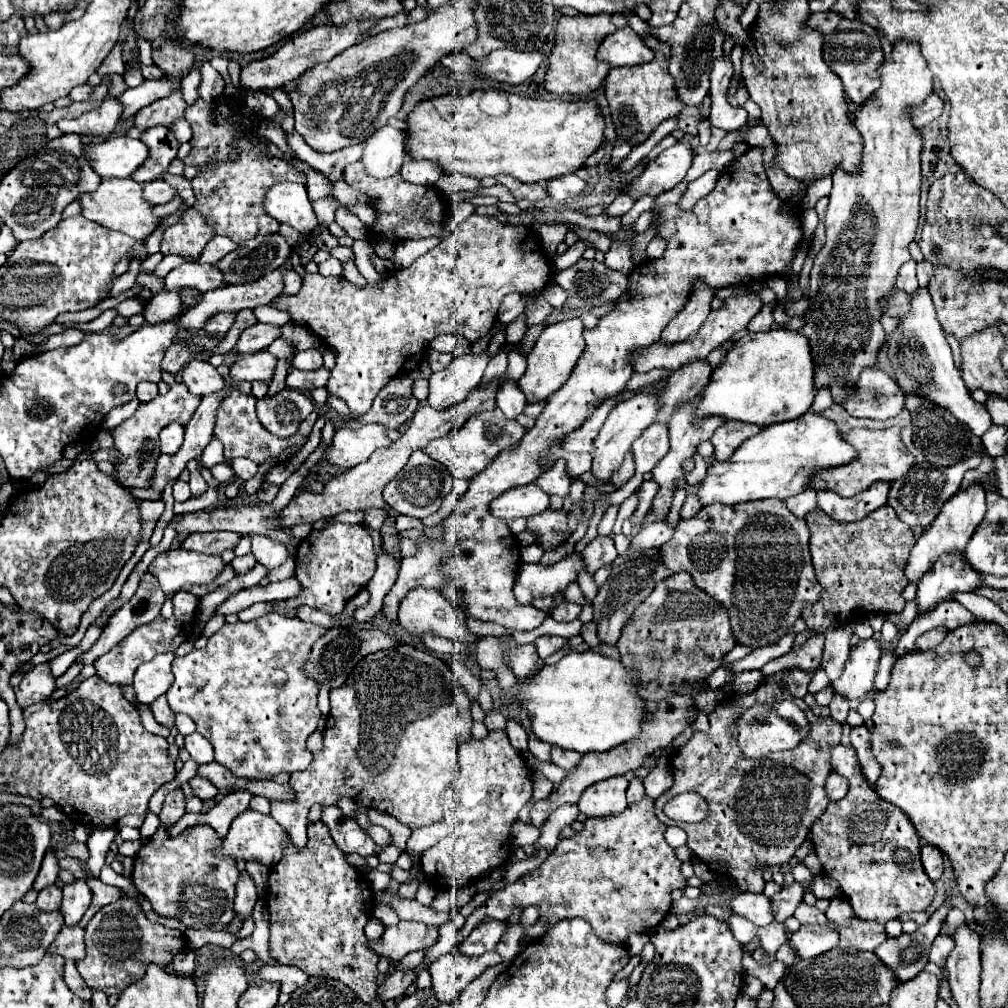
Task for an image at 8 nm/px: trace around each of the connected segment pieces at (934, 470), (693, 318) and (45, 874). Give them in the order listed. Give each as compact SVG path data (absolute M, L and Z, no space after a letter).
M974 455L974 457L966 457L964 461L960 461L952 467L932 467L928 461L916 463L916 465L912 465L912 471L908 471L908 475L904 475L904 479L896 479L896 483L892 483L890 495L888 495L888 505L896 511L898 519L908 523L910 527L928 527L940 513L940 507L952 495L958 493L962 475L968 469L978 467L980 461L982 461L980 455Z
M696 281L694 291L692 291L684 311L678 311L676 317L662 331L662 341L672 345L672 343L682 343L690 335L694 335L702 327L702 323L710 311L712 293L714 293L714 289L710 289L702 281Z
M46 853L44 861L42 861L42 867L40 867L40 873L36 877L36 883L34 883L34 889L40 891L48 885L52 885L56 879L58 879L58 859L56 859L56 853Z

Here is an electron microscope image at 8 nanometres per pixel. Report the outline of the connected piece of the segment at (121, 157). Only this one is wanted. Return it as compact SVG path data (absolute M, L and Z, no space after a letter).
M118 135L104 143L84 145L84 155L100 177L130 177L146 161L148 147L140 139Z

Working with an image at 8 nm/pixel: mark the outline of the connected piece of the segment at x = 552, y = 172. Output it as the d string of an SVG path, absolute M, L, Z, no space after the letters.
M478 89L470 95L442 95L420 101L406 117L404 145L410 159L436 161L444 173L458 173L476 179L504 173L524 183L540 183L584 167L588 155L592 155L602 145L602 141L604 117L598 113L598 105L592 99L540 101L494 89Z

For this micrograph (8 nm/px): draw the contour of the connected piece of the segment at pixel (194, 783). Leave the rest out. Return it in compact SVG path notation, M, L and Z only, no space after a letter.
M194 777L190 779L190 787L194 791L194 795L202 801L208 801L208 799L216 799L220 795L220 789L216 789L208 779L204 777Z

